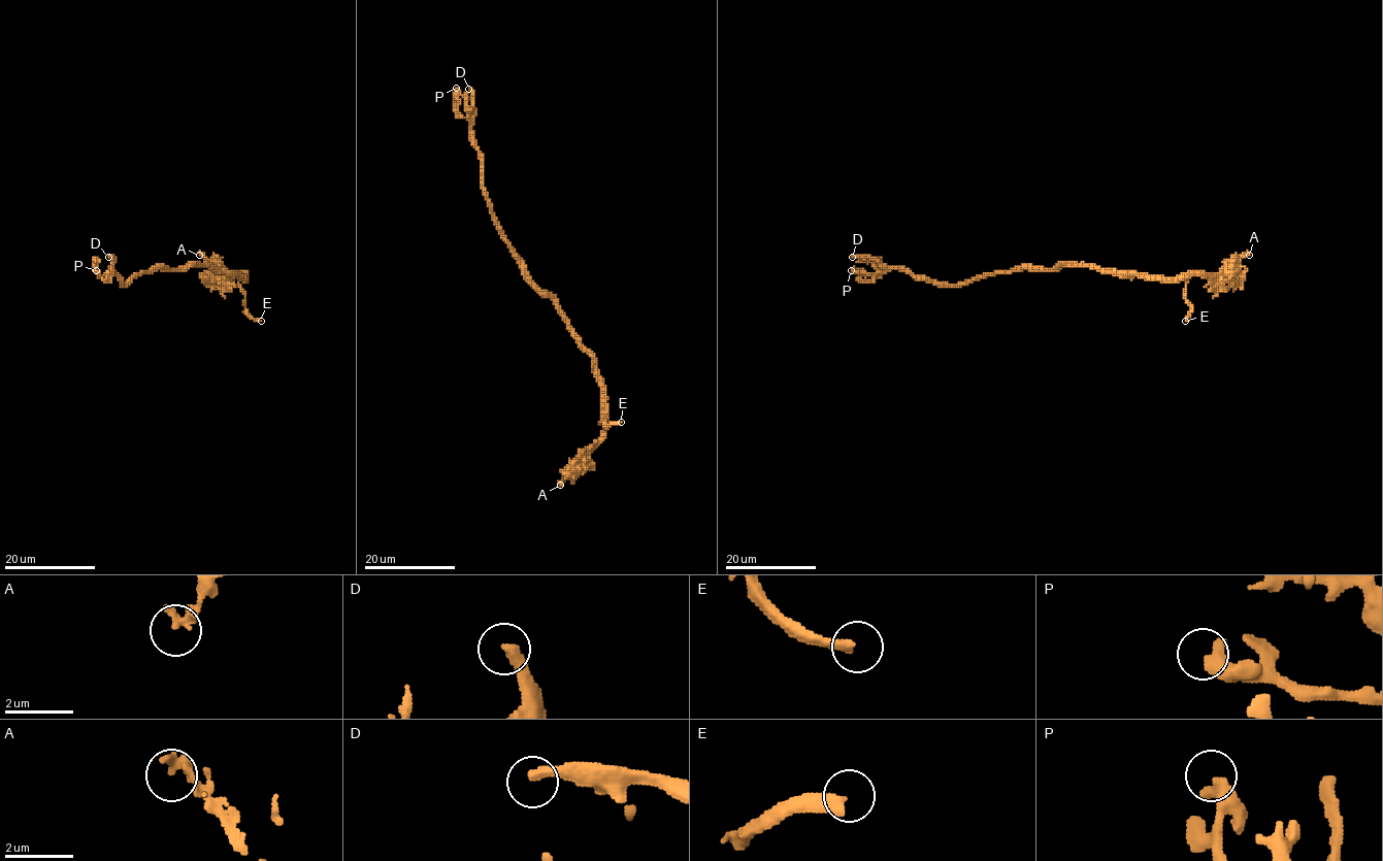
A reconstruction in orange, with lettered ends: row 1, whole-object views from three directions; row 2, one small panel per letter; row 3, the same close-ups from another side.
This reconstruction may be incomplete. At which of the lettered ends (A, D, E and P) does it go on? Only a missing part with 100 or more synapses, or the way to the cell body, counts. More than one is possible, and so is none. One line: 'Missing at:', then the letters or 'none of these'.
Missing at: E

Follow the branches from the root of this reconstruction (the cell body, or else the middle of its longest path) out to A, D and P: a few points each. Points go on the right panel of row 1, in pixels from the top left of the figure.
A: (1053, 268), (1090, 265), (1153, 277), (1214, 274), (1249, 255)
D: (1053, 268), (1010, 269), (948, 284), (919, 280), (904, 270), (886, 269), (876, 259), (852, 257)
P: (1053, 268), (995, 271), (958, 284), (919, 280), (897, 269), (886, 269), (880, 276), (855, 273), (851, 270)

